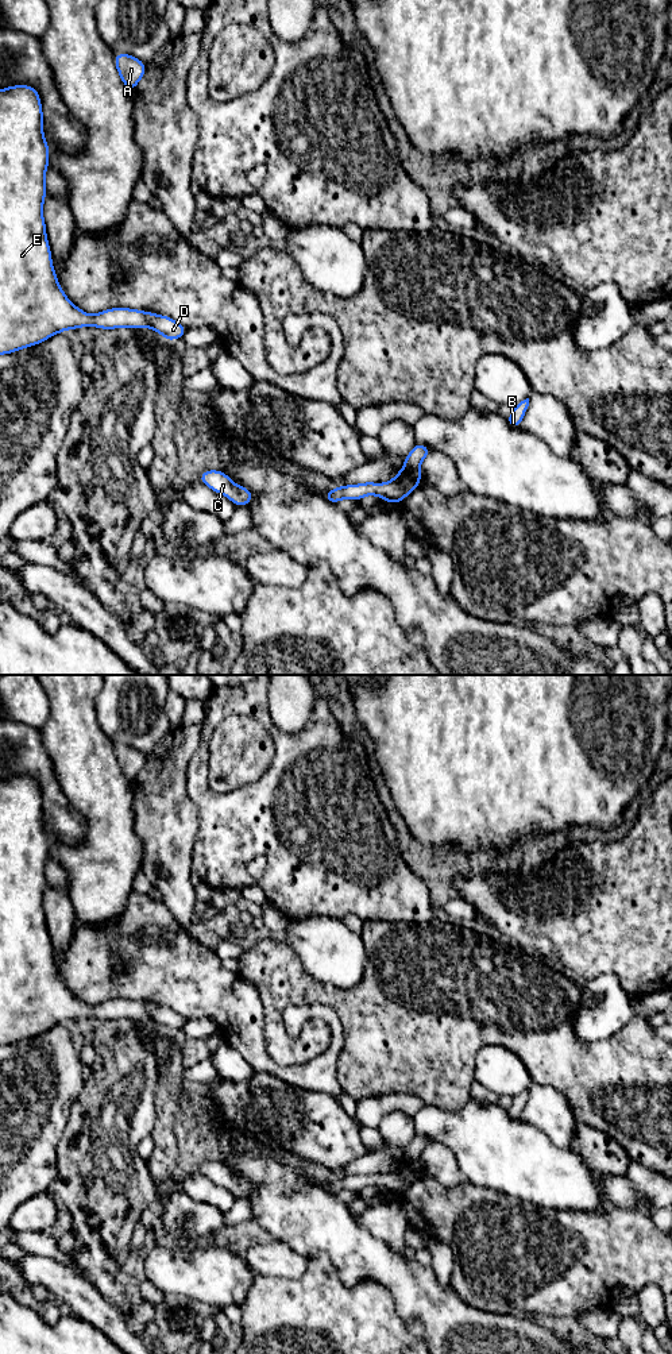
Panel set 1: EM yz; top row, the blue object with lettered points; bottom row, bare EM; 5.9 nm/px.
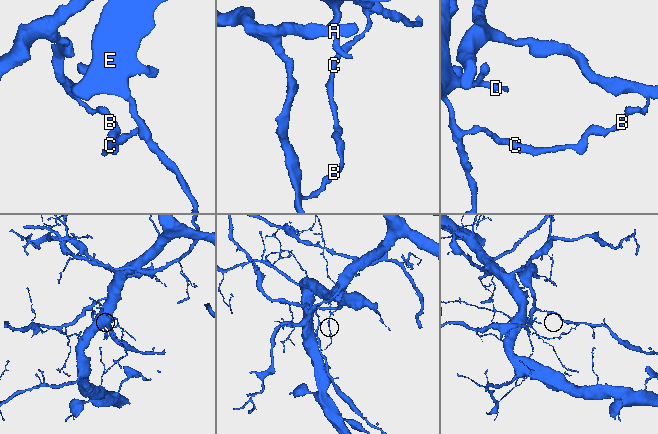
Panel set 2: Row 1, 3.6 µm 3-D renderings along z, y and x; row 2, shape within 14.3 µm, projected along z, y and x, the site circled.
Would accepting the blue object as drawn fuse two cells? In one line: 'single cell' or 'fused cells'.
fused cells

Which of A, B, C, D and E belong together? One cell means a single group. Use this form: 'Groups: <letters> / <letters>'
Groups: A B / C D E

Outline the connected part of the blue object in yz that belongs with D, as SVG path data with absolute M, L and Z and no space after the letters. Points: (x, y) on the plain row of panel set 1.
M31 776L0 780L0 1046L34 1038L55 1025L81 1018L152 1019L166 1033L182 1030L188 1019L170 1007L131 999L89 1006L66 988L54 963L43 910L49 850L38 782Z

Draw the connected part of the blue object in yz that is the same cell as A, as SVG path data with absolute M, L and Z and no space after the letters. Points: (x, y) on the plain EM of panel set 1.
M116 744L115 757L124 778L132 783L139 775L142 768L146 765L146 755L130 745Z

